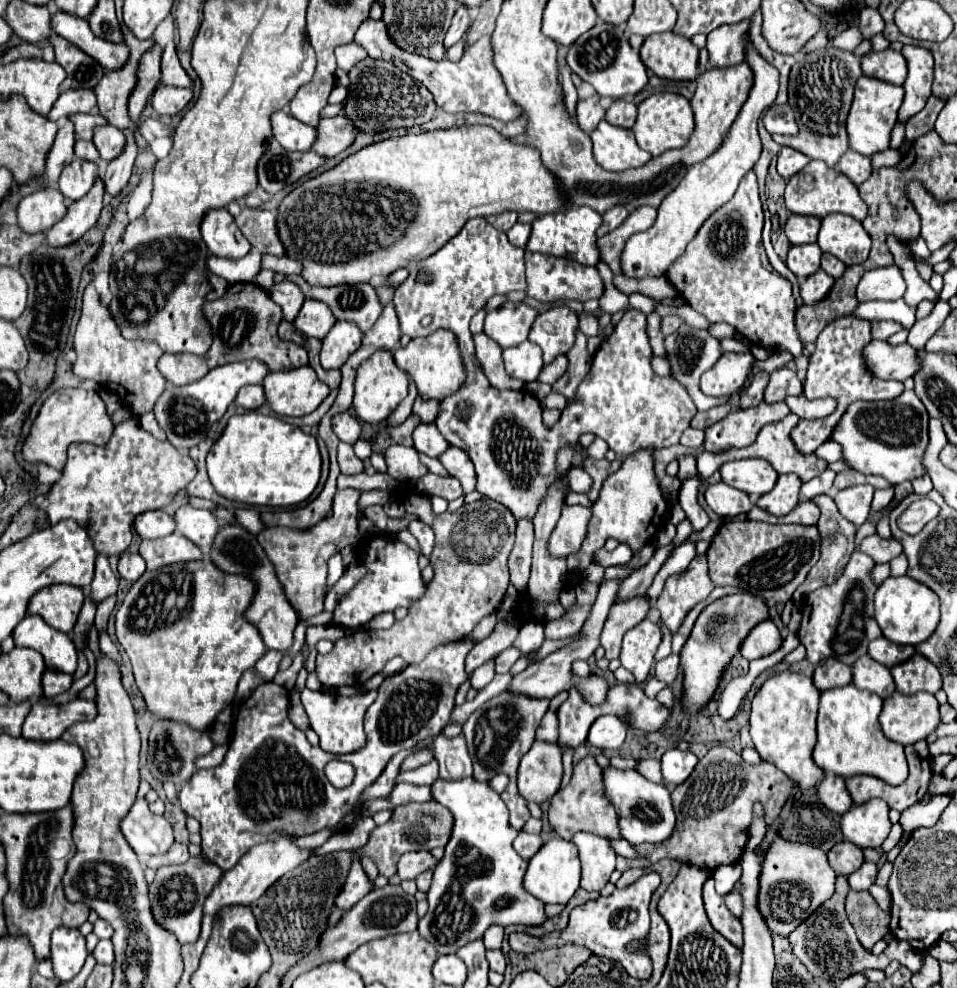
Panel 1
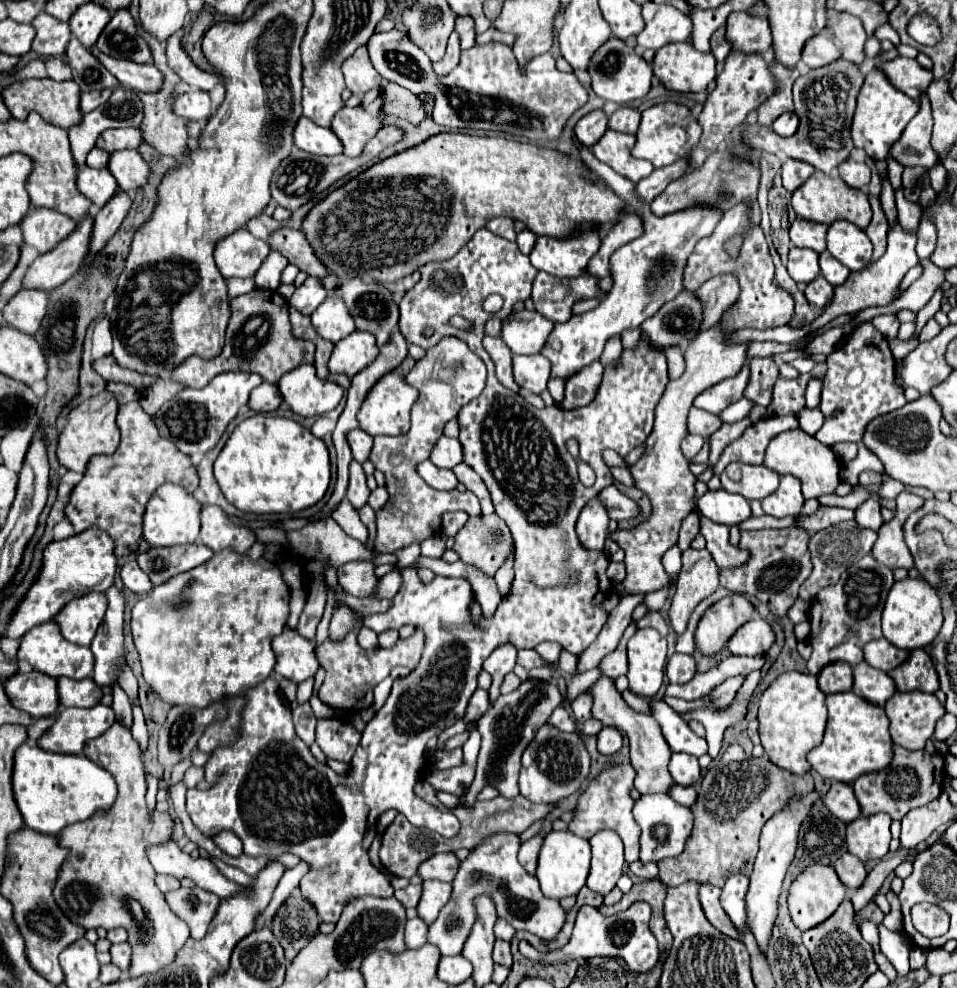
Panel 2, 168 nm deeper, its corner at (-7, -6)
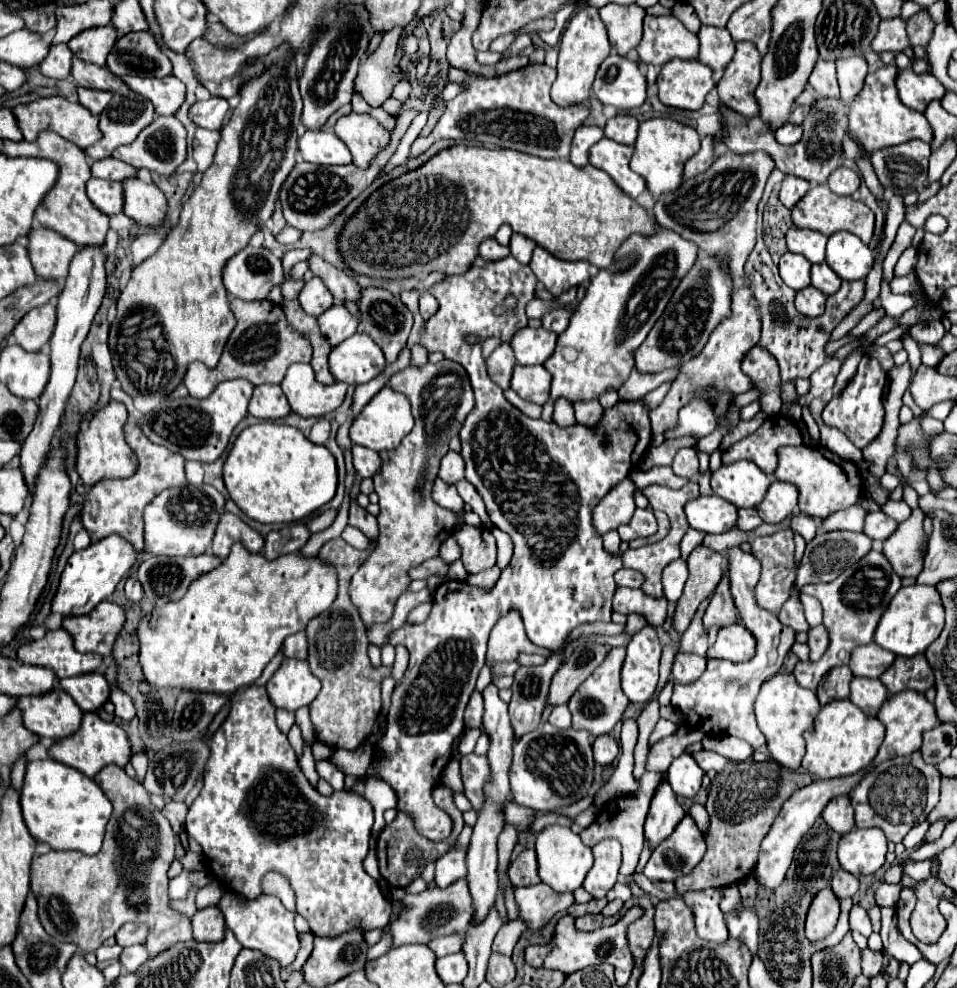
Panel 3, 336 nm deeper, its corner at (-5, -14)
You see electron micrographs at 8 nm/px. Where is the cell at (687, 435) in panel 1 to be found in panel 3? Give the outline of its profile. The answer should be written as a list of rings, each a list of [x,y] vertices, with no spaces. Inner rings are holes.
[[[684,447],[676,453],[674,457],[674,463],[672,463],[672,469],[676,475],[682,475],[682,477],[696,477],[698,475],[698,453],[694,447]]]

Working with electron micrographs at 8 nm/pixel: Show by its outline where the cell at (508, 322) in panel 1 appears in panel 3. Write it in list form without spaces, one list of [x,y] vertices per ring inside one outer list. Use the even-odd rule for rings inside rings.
[[[522,327],[512,335],[510,347],[520,365],[542,365],[554,353],[556,339],[558,335],[544,327]]]

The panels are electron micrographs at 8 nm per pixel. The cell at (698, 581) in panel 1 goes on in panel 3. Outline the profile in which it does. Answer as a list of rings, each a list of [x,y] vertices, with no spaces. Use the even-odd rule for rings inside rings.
[[[698,545],[690,553],[686,563],[688,563],[690,577],[684,585],[682,597],[678,599],[676,611],[672,617],[672,627],[680,635],[690,625],[698,605],[716,591],[716,587],[724,575],[724,557],[712,549],[702,547],[702,545]]]

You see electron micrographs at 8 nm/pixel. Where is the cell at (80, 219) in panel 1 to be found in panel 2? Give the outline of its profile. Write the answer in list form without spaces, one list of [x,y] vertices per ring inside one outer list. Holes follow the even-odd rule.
[[[86,217],[76,231],[64,239],[54,251],[48,251],[34,259],[34,263],[26,269],[22,279],[22,289],[40,289],[52,291],[60,287],[66,279],[70,279],[86,259],[88,243],[92,231],[92,217]]]

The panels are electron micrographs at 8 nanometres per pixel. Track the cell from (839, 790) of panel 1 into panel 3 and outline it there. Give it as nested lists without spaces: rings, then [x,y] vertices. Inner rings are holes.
[[[838,795],[838,797],[834,797],[834,799],[826,805],[822,817],[824,817],[824,821],[826,821],[834,831],[838,831],[840,835],[852,831],[852,829],[854,829],[854,809],[852,809],[852,805],[850,805],[850,797],[848,797],[848,795]]]

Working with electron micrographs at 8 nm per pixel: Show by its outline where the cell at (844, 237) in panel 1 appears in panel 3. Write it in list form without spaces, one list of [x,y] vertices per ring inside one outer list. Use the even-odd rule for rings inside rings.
[[[836,231],[828,237],[826,263],[844,281],[864,279],[874,263],[874,255],[866,243],[848,231]]]

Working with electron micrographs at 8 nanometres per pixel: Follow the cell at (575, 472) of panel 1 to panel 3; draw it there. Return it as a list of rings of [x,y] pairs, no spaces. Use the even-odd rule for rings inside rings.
[[[636,509],[634,517],[628,525],[620,525],[618,533],[622,541],[632,541],[638,537],[648,537],[656,533],[656,519],[650,509]]]

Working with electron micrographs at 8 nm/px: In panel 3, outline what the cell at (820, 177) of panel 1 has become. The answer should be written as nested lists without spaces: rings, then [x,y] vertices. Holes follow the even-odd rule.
[[[816,185],[812,187],[794,207],[792,207],[792,221],[796,227],[804,227],[804,229],[816,229],[822,235],[832,235],[836,231],[850,231],[854,235],[858,235],[864,243],[868,243],[872,239],[874,233],[874,213],[862,203],[856,201],[852,197],[838,197],[836,193],[832,193],[826,185]]]

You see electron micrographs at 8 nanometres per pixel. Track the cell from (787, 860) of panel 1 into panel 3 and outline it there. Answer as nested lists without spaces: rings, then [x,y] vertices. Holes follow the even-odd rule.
[[[824,887],[814,895],[808,907],[808,915],[806,915],[808,941],[814,943],[828,937],[836,927],[838,915],[840,915],[840,901],[830,887]]]

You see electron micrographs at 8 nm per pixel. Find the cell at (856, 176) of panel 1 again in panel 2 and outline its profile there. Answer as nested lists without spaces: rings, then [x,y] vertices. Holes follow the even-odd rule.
[[[846,159],[842,167],[838,167],[838,175],[844,183],[848,183],[854,189],[862,189],[870,183],[870,169],[866,163],[858,163],[854,159]]]

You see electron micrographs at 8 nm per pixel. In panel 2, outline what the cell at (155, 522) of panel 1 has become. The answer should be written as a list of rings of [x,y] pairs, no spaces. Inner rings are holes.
[[[168,485],[160,487],[154,491],[150,497],[146,511],[144,511],[144,523],[142,523],[142,537],[152,545],[152,547],[170,547],[170,545],[186,545],[186,543],[196,543],[200,535],[200,513],[202,513],[202,503],[198,497],[180,485]]]

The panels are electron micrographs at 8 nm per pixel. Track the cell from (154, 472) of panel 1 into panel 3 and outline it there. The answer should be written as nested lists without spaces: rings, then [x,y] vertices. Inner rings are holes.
[[[126,423],[124,425],[124,435],[126,435],[126,443],[130,445],[130,449],[134,451],[134,455],[138,457],[138,469],[134,475],[130,475],[128,479],[104,479],[98,481],[86,495],[86,501],[82,505],[82,525],[84,529],[90,533],[92,541],[100,541],[108,535],[120,535],[124,537],[128,543],[132,543],[132,547],[136,551],[142,551],[144,541],[142,541],[142,511],[144,507],[164,489],[168,487],[176,487],[186,483],[184,477],[184,457],[174,455],[172,451],[154,445],[140,429],[140,425],[134,423]]]

